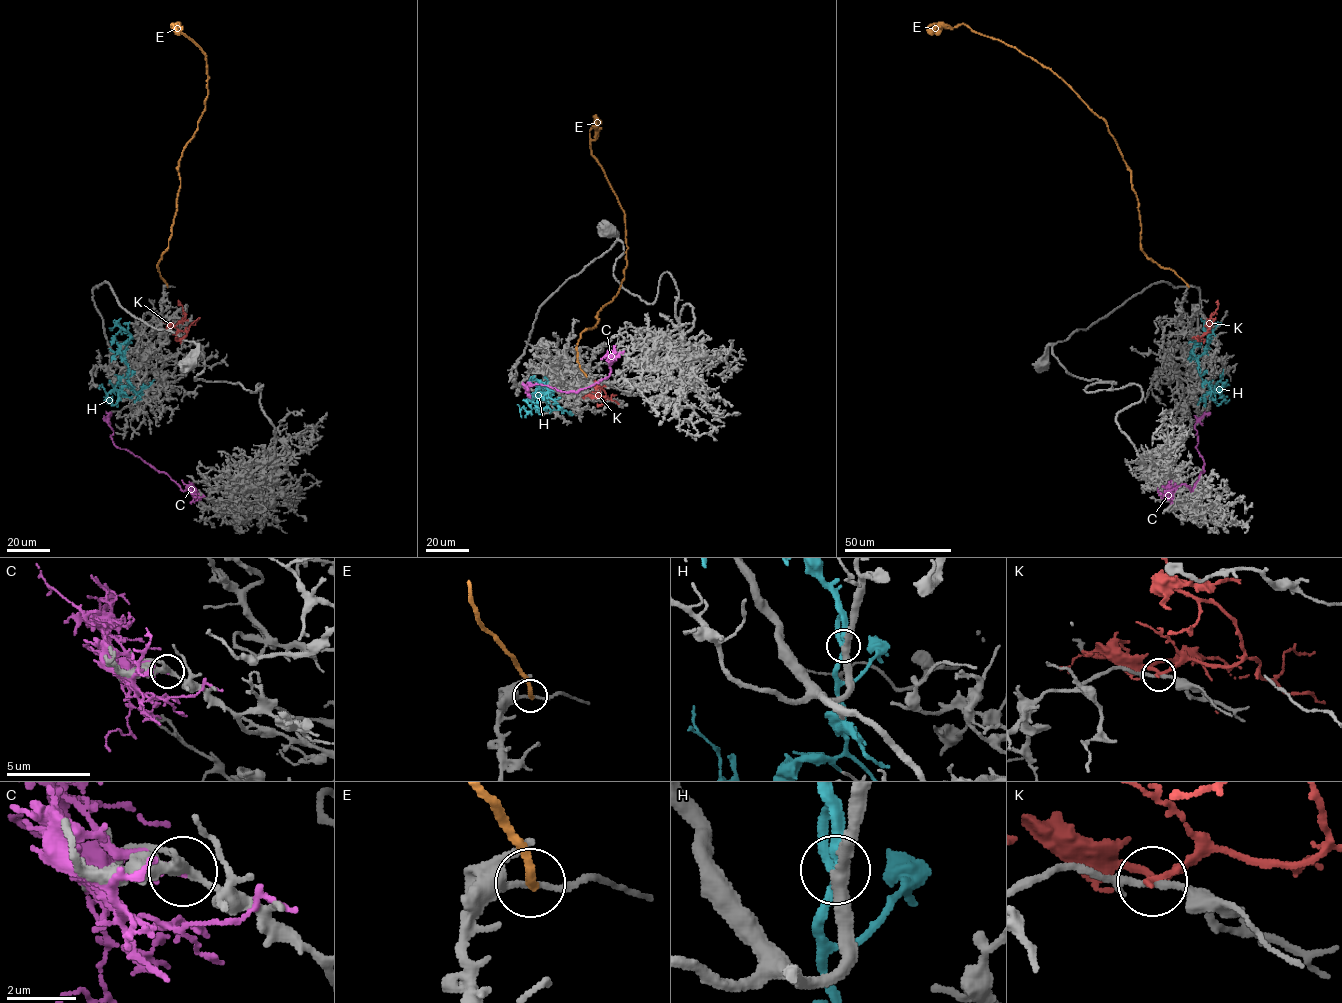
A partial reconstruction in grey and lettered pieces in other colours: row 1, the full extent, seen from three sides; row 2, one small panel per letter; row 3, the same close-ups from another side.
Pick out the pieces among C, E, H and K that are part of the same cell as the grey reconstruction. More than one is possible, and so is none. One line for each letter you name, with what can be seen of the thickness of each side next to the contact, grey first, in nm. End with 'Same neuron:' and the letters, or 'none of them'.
H: Thickness 340 nm (grey) against 280 nm
Same neuron: H

